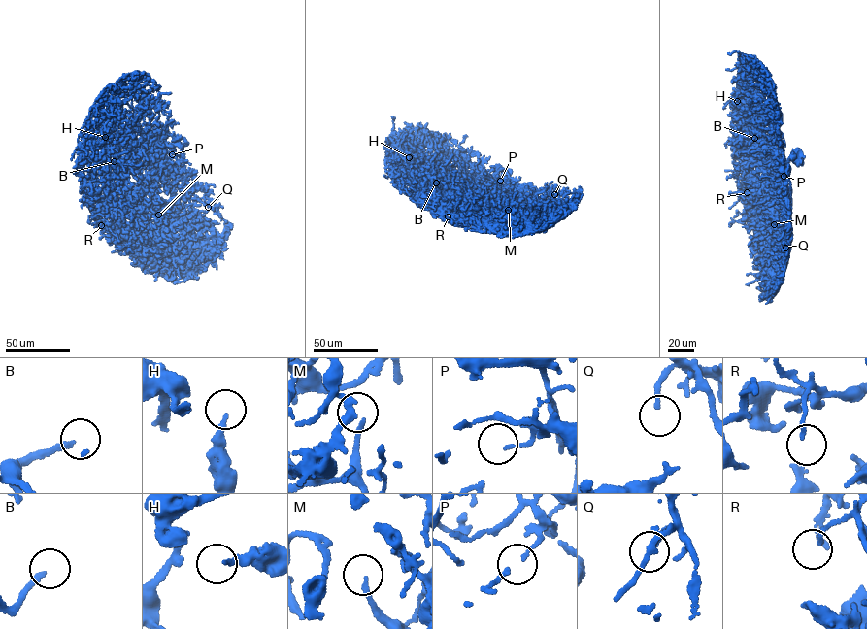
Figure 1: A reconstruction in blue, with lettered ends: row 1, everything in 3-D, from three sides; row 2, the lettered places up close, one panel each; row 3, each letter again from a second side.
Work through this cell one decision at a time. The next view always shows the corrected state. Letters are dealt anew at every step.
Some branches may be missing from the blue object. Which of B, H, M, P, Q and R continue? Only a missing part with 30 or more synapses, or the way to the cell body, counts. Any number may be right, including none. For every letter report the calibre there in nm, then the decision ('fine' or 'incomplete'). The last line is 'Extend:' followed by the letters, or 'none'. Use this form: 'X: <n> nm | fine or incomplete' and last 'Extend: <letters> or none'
B: 170 nm | fine
H: 180 nm | fine
M: 140 nm | fine
P: 80 nm | fine
Q: 140 nm | fine
R: 140 nm | fine
Extend: none

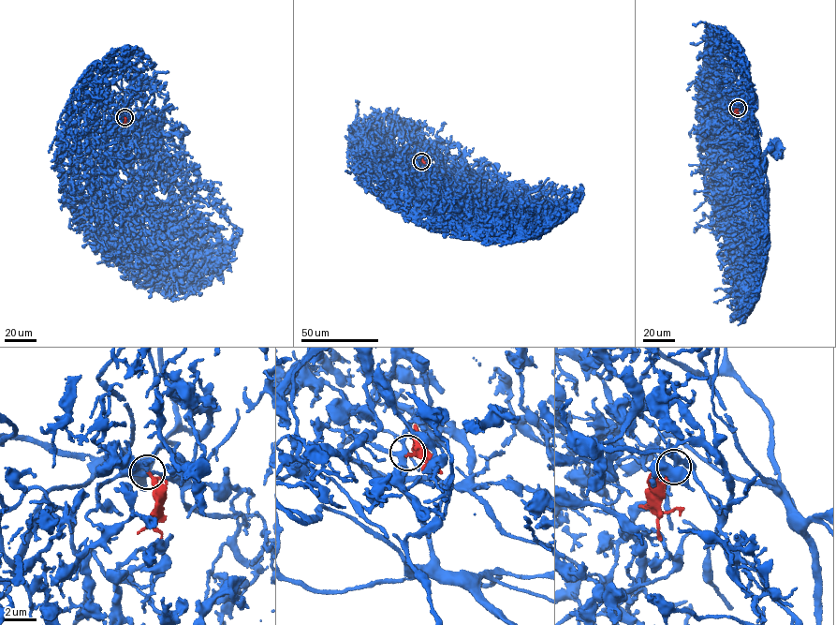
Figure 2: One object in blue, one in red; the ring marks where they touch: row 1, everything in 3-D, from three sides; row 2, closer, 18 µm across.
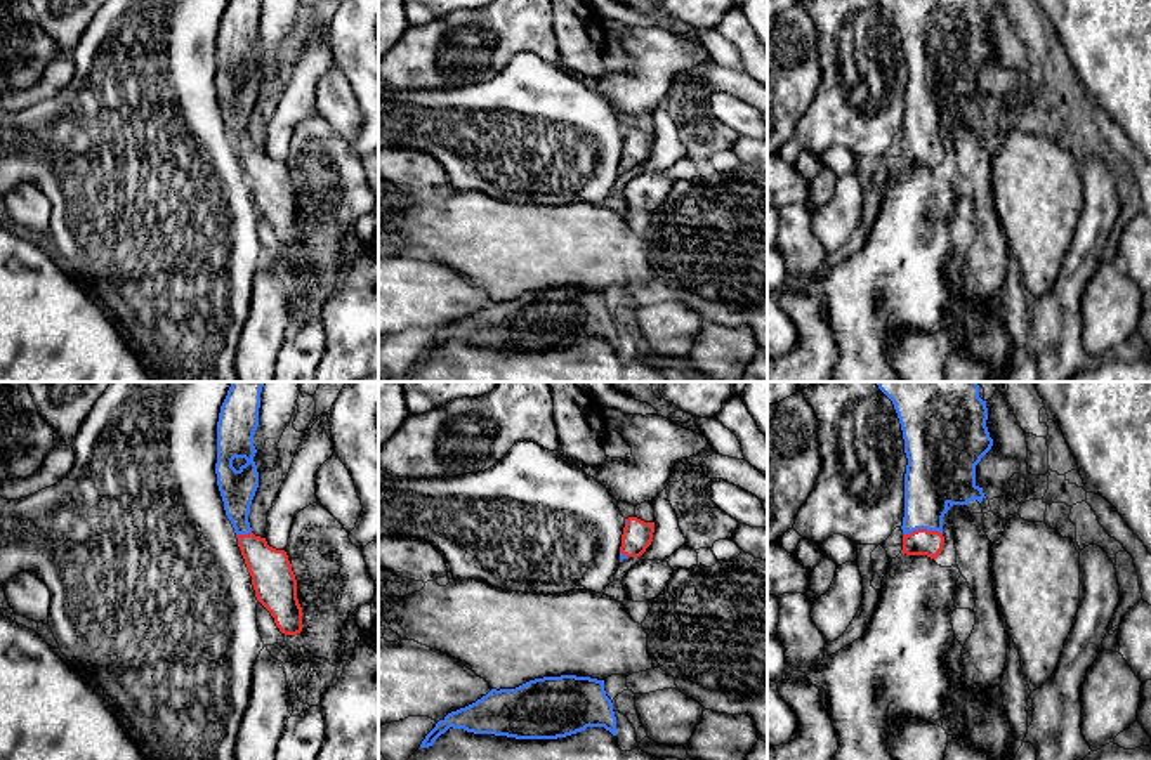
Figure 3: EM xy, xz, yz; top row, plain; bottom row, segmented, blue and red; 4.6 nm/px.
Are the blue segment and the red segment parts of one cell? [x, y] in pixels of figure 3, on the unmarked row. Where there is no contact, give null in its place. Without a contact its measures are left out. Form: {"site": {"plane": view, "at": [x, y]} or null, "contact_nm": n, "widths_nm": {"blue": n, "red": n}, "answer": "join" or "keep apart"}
{"site": {"plane": "yz", "at": [922, 139]}, "contact_nm": 180, "widths_nm": {"blue": 280, "red": 120}, "answer": "join"}

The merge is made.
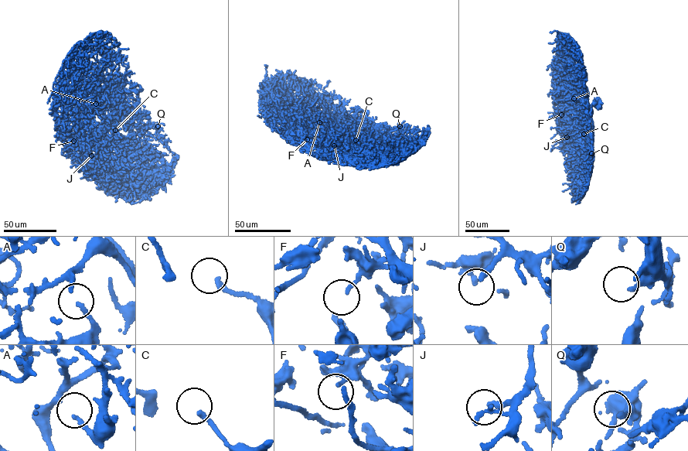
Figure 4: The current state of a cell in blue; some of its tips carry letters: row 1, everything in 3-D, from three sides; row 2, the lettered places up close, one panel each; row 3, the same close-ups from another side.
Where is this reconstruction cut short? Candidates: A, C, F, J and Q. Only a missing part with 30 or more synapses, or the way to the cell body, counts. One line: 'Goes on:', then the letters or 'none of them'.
Goes on: C, J

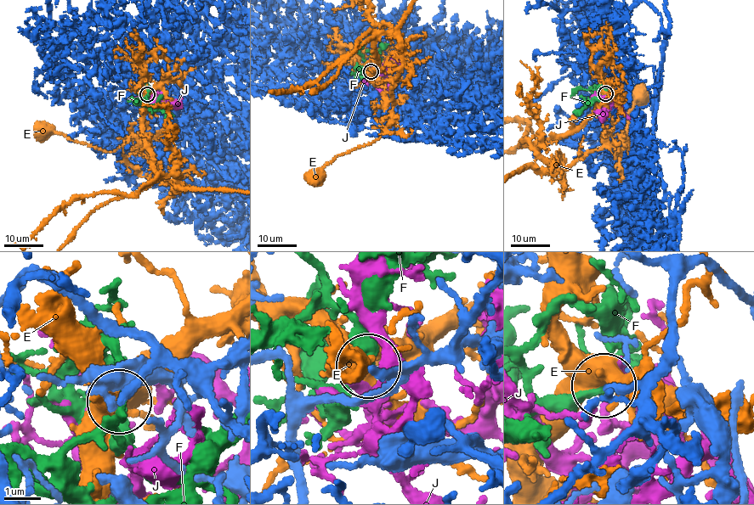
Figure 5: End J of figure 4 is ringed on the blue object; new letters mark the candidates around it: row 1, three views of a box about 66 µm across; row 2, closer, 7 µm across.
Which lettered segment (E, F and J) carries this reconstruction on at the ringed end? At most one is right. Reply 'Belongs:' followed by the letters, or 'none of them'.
Belongs: F

